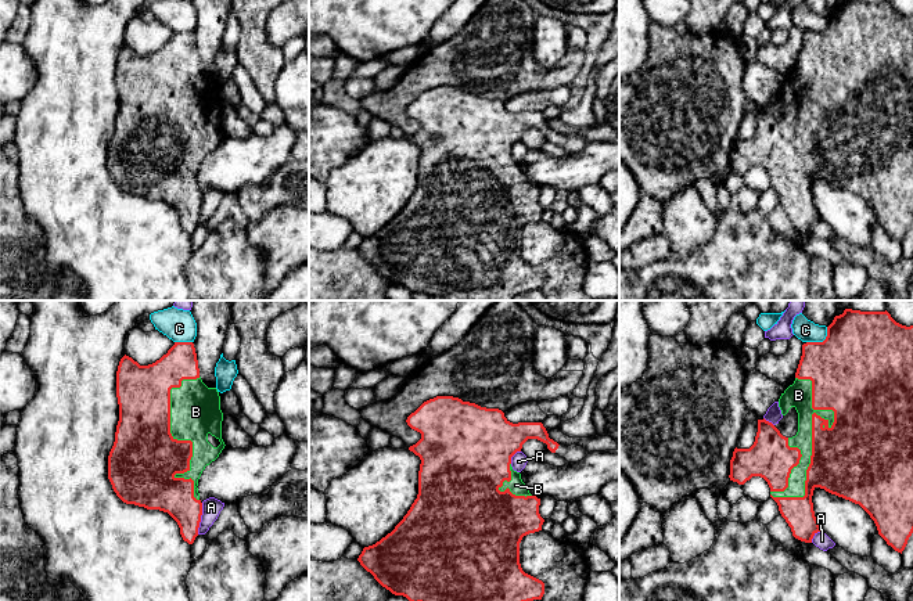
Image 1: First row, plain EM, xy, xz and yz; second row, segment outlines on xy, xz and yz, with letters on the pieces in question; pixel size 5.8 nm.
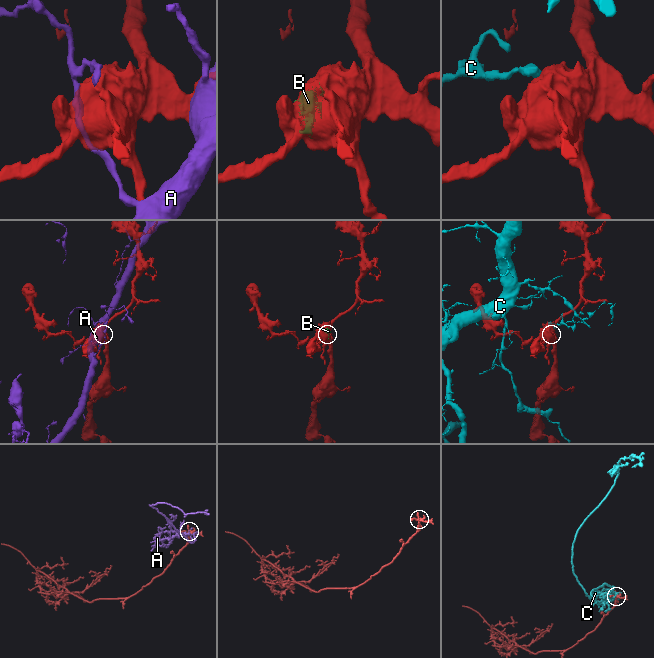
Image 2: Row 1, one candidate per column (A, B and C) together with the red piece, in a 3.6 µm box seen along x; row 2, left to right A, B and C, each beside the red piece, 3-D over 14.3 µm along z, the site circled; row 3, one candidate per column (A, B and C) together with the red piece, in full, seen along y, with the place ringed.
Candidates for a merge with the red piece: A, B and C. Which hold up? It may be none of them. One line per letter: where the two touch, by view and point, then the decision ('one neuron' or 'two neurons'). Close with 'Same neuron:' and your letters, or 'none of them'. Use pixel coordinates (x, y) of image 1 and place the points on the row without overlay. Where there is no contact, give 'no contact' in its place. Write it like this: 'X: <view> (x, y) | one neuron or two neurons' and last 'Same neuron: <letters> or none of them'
A: xy (200, 208) | two neurons
B: yz (812, 136) | one neuron
C: yz (820, 32) | two neurons
Same neuron: B

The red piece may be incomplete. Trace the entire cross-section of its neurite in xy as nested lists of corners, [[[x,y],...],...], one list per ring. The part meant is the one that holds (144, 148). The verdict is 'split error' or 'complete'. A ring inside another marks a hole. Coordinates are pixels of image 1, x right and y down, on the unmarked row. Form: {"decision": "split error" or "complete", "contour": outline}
{"decision": "split error", "contour": [[[175,32],[166,44],[148,55],[140,55],[125,44],[116,61],[116,87],[119,111],[108,145],[108,169],[114,181],[126,194],[168,202],[177,212],[183,230],[193,234],[202,205],[198,169],[226,136],[222,129],[220,86],[216,78],[208,78],[202,72],[194,33]]]}

